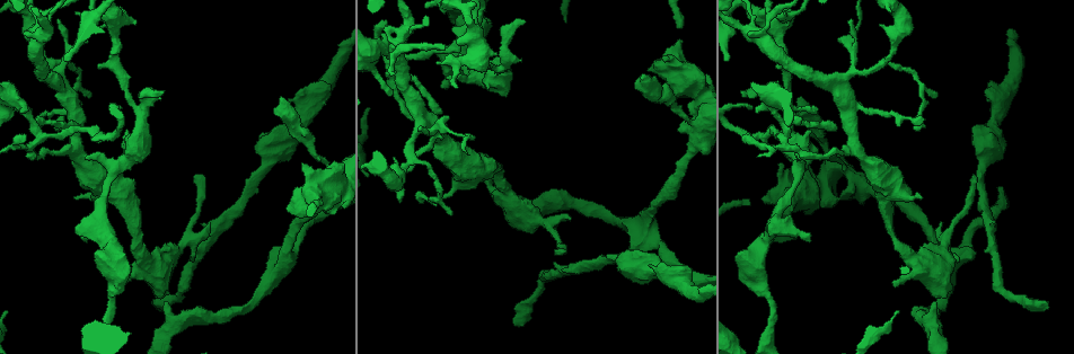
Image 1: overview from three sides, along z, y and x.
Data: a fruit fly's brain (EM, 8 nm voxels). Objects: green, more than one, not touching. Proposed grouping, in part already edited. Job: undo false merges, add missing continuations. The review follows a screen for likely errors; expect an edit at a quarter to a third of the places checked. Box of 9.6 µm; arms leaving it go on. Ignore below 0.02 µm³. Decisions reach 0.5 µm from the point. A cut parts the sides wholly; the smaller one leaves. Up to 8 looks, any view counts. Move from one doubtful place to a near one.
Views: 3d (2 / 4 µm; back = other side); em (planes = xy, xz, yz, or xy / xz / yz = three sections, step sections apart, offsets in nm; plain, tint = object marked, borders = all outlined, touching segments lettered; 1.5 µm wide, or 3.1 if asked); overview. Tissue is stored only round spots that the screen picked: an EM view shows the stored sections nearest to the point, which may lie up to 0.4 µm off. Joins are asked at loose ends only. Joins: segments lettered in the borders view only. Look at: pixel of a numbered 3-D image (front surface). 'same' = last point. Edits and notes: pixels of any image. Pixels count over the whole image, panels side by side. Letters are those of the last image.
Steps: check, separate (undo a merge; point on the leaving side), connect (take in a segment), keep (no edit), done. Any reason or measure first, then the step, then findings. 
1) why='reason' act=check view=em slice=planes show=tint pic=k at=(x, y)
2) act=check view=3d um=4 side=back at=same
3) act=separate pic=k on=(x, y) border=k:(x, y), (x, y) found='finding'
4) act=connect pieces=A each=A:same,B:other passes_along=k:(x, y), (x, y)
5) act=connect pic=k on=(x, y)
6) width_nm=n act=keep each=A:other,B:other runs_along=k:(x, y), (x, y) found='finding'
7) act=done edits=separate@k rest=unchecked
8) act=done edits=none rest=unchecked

why='an open end' act=check view=3d um=4 side=back pic=1 at=(892, 281)

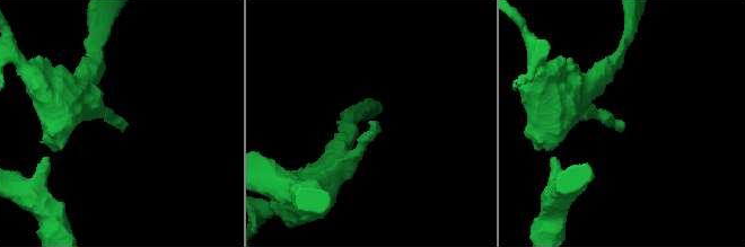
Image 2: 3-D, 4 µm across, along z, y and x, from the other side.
why='need the tissue' act=check view=em slice=xy step=8 show=tint pic=2 at=(624, 124)

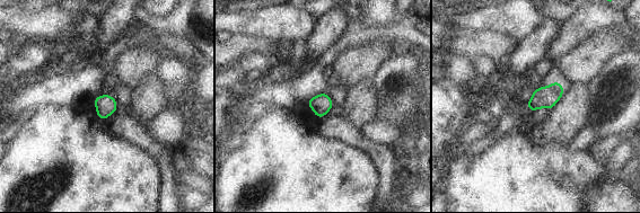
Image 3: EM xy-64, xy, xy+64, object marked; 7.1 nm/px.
act=check view=em slice=yz step=8 show=borders at=same

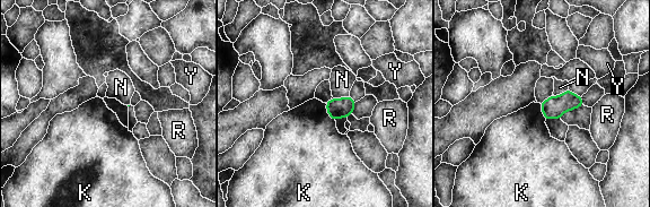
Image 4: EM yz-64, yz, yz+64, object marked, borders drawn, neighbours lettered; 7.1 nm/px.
width_nm=140 act=keep each=K:other,N:other,R:other,Y:other found='no lettered segment goes on from it'

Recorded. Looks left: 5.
why='an open end' act=check view=3d um=4 pic=1 at=(518, 324)

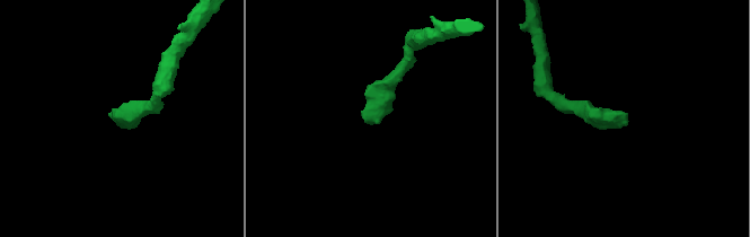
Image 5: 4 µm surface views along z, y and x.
act=check view=em slice=yz step=4 show=tint pic=5 at=(627, 122)

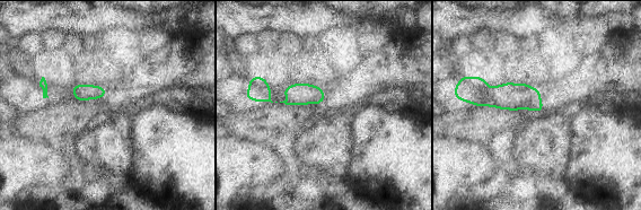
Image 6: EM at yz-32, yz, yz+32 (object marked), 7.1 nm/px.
act=check view=em slice=yz step=4 show=borders at=same

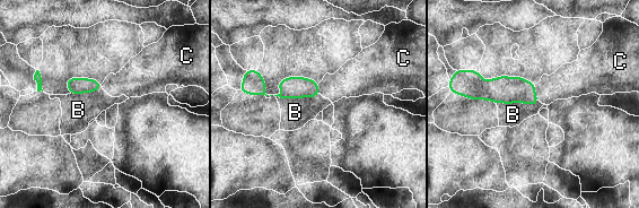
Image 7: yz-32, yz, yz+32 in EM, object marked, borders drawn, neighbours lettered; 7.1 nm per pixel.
act=connect pieces=C each=B:other,C:same passes_along=7:(506, 89), (534, 93), (567, 81) found='the cell continues'

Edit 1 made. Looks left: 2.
why='an open end' act=check view=3d um=4 pic=1 at=(679, 129)

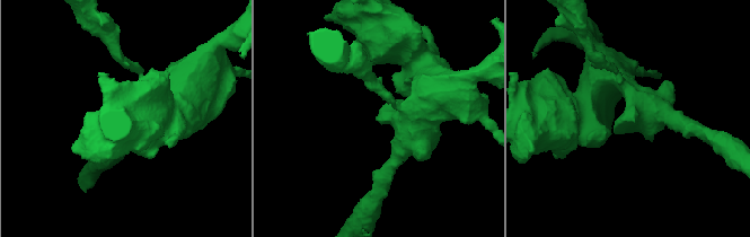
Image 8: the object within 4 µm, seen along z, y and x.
why='shape alone is not enough' act=check view=em slice=yz step=4 show=borders pic=8 at=(379, 120)

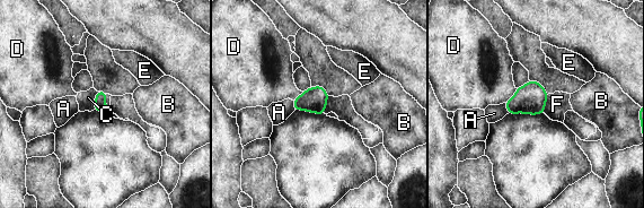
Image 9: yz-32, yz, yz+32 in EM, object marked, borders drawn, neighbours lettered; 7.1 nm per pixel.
act=keep each=A:other,B:other,C:other,D:other,E:other,F:other border=9:(98, 92), (95, 97), (94, 109) found='no lettered segment goes on from it'

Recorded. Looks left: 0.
act=done edits=connect@7 rest=unchecked

